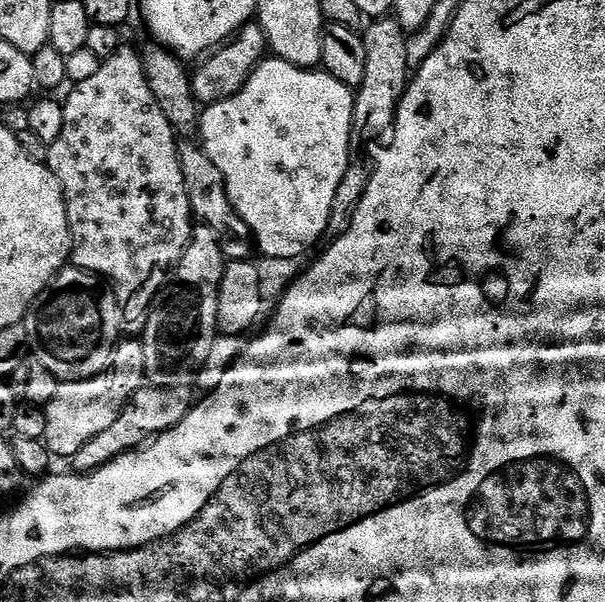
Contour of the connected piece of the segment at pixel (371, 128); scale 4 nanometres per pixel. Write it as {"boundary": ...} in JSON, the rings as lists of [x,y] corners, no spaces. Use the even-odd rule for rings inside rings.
{"boundary":[[[376,18],[363,29],[366,46],[366,78],[355,89],[356,105],[352,119],[352,143],[372,144],[379,136],[387,137],[396,122],[396,111],[410,83],[410,69],[406,62],[408,36],[395,18]]]}

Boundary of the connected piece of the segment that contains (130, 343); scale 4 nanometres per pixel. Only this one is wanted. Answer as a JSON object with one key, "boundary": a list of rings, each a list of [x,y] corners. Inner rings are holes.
{"boundary":[[[124,338],[116,345],[111,366],[102,374],[89,380],[66,380],[61,382],[51,402],[43,405],[46,414],[44,443],[53,457],[71,458],[90,442],[90,438],[102,434],[122,414],[128,400],[145,387],[146,350],[136,338]]]}

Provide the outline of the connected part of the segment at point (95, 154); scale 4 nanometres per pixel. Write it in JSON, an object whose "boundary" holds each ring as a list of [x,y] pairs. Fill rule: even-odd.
{"boundary":[[[121,46],[112,57],[101,63],[98,74],[93,74],[88,81],[75,85],[71,90],[73,92],[69,94],[68,100],[63,101],[66,122],[62,125],[62,134],[58,138],[58,142],[48,146],[47,162],[48,167],[51,168],[52,173],[62,186],[64,201],[68,207],[68,224],[72,227],[70,260],[75,267],[85,268],[87,272],[94,272],[107,281],[120,307],[123,331],[128,334],[140,334],[143,333],[144,322],[166,283],[166,277],[180,263],[182,254],[192,237],[194,217],[190,198],[186,194],[186,182],[180,161],[180,144],[176,131],[170,126],[166,114],[162,114],[162,106],[158,106],[158,102],[154,99],[154,90],[150,90],[150,82],[146,82],[146,74],[140,61],[140,52],[137,49]]]}

